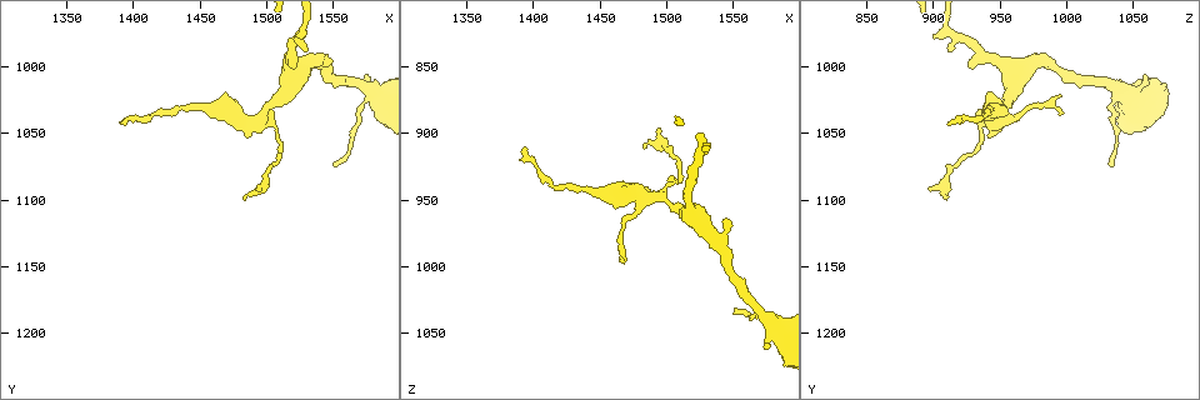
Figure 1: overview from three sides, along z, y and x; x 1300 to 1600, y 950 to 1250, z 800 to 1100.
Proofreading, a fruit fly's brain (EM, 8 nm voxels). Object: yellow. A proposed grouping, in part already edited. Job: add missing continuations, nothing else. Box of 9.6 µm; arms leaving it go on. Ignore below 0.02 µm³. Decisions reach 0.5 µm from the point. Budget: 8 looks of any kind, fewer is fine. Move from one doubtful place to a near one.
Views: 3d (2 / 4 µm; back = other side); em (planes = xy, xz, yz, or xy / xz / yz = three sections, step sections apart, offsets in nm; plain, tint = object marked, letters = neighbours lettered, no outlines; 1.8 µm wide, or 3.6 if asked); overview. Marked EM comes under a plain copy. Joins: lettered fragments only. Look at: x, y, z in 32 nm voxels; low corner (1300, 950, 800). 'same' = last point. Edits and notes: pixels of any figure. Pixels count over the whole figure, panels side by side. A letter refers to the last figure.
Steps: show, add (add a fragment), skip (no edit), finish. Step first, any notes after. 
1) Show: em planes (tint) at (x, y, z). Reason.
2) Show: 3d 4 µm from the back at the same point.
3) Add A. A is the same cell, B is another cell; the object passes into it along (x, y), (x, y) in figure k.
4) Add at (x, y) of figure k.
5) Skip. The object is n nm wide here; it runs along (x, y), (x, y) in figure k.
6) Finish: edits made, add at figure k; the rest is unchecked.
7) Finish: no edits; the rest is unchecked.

Show: em planes (tint) at (1546, 998, 966). Branch stops here.

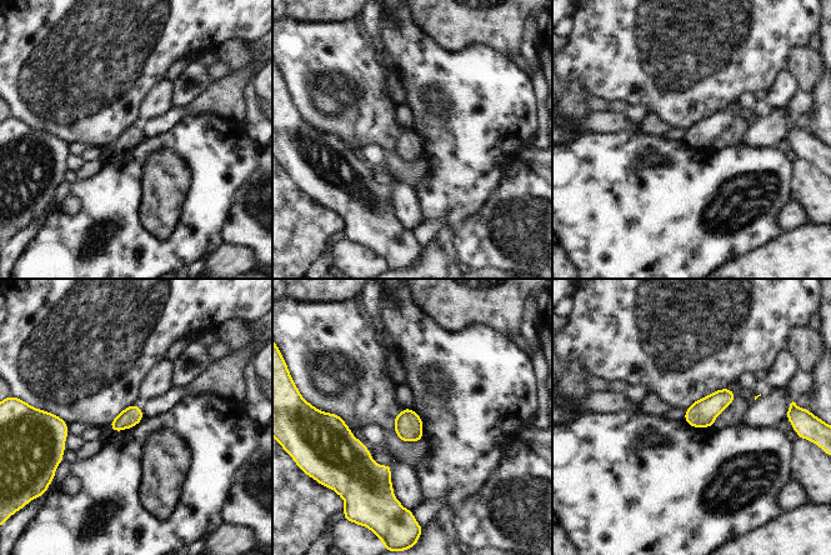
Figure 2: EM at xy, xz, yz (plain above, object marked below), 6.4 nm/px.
Show: em planes (letters) at the same point.

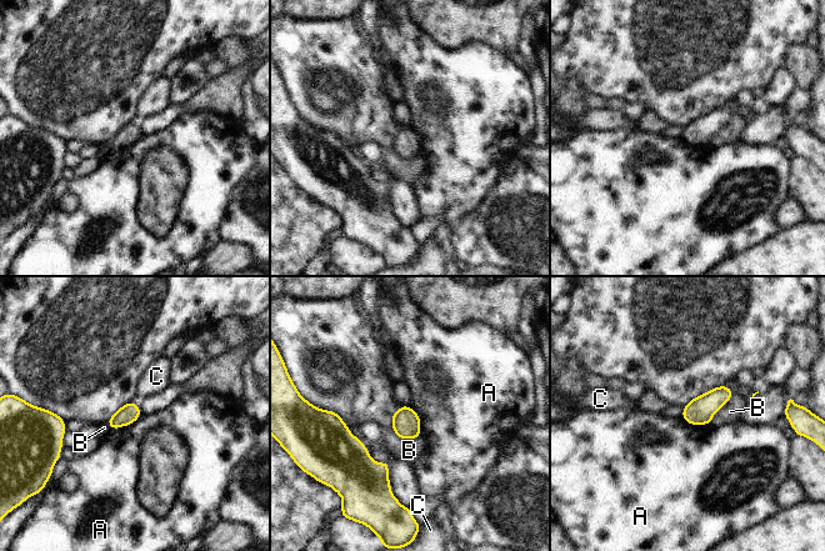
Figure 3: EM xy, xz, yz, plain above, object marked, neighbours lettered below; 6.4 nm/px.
Skip. The object is 120 nm wide here; A, B and C are other cells; a border runs along (140, 412), (134, 421), (110, 429) in figure 3; none of them fits.

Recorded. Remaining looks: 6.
Show: em planes (letters) at (1574, 1006, 1060). Thick end.

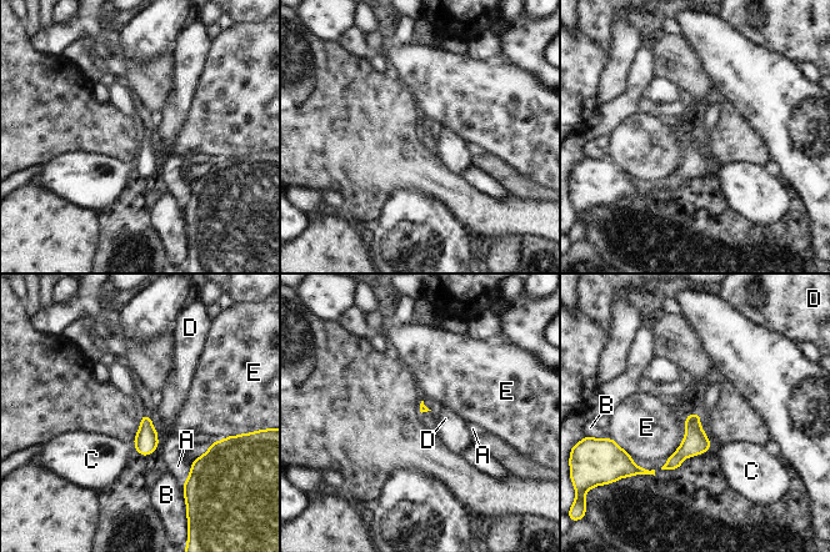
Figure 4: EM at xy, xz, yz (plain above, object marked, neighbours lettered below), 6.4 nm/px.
Skip. A, B, C, D and E are other cells; a border runs along (684, 436), (680, 445), (666, 457) in figure 4; none of them fits.

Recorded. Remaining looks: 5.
Show: em xy step 4 (tint) at (1496, 1038, 948). A narrow waist.

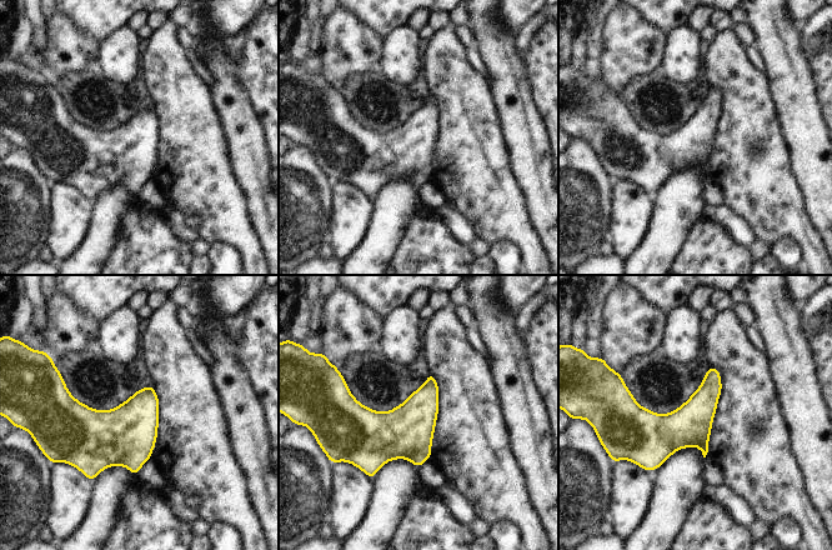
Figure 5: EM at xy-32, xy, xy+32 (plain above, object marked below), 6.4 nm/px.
Show: em planes (tint) at the same point. Another direction.

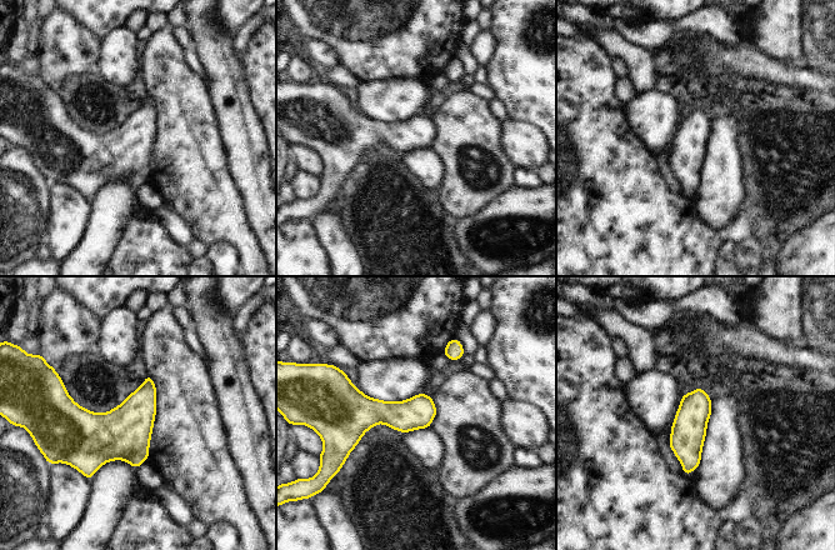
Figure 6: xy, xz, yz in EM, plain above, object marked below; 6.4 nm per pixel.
Show: em planes (letters) at the same point.

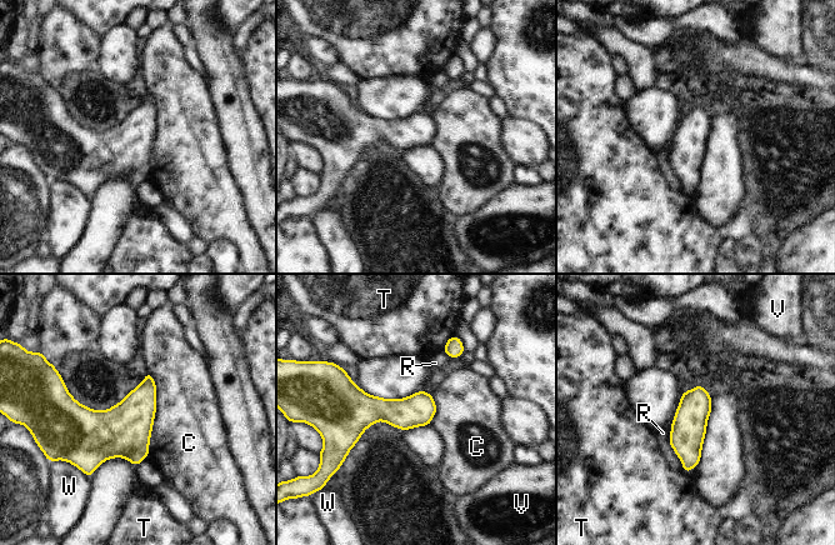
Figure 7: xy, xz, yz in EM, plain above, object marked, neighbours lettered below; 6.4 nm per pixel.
Skip. C, R, T, V and W are other cells; a border runs along (146, 371), (155, 385), (148, 455) in figure 7; none of them fits.

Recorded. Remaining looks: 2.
Show: em planes (tint) at (1482, 1100, 908). End of a long branch.

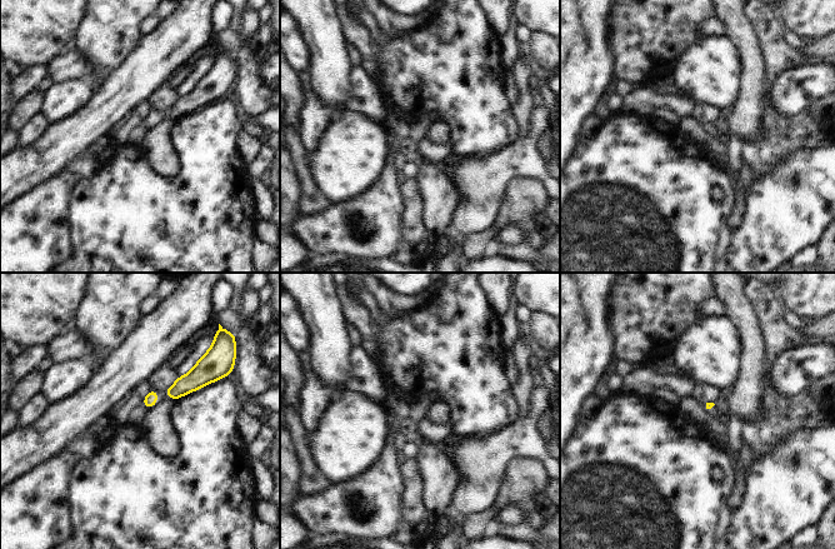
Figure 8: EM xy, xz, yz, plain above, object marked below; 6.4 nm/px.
Show: em planes (letters) at the same point.

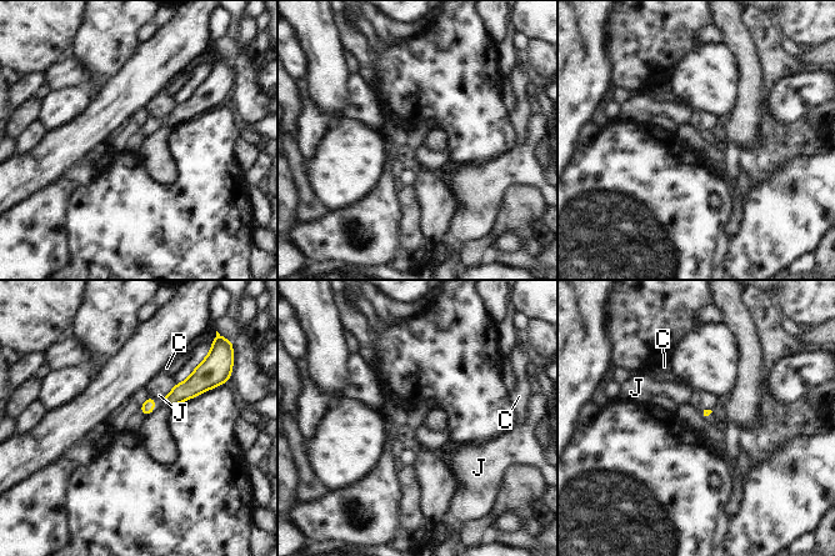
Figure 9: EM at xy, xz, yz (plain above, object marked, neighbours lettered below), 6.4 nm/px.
Skip. C and J are other cells; a border runs along (176, 384), (163, 397) in figure 9; no lettered fragment goes on from it.

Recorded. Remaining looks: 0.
Finish: no edits; the rest is unchecked.

